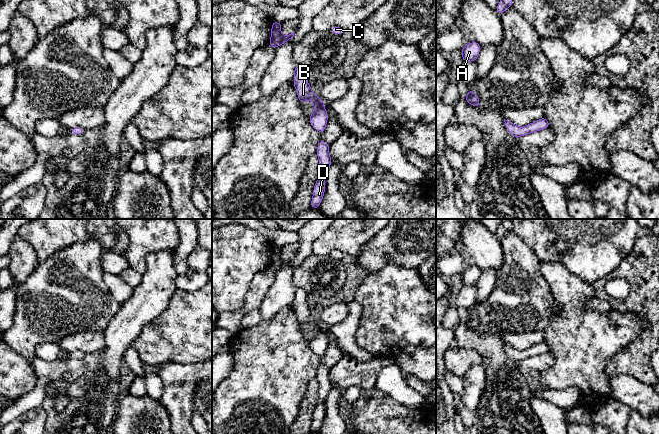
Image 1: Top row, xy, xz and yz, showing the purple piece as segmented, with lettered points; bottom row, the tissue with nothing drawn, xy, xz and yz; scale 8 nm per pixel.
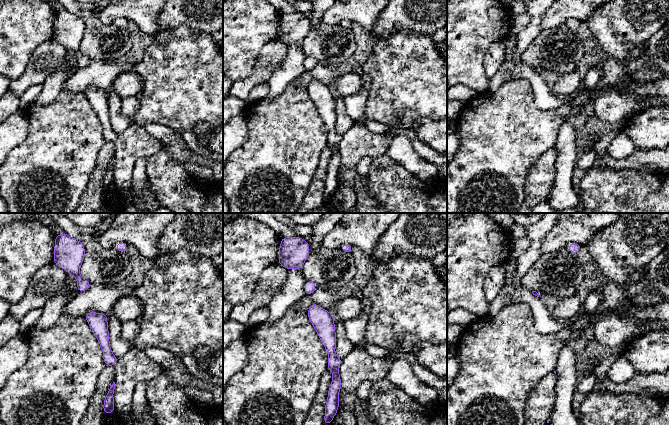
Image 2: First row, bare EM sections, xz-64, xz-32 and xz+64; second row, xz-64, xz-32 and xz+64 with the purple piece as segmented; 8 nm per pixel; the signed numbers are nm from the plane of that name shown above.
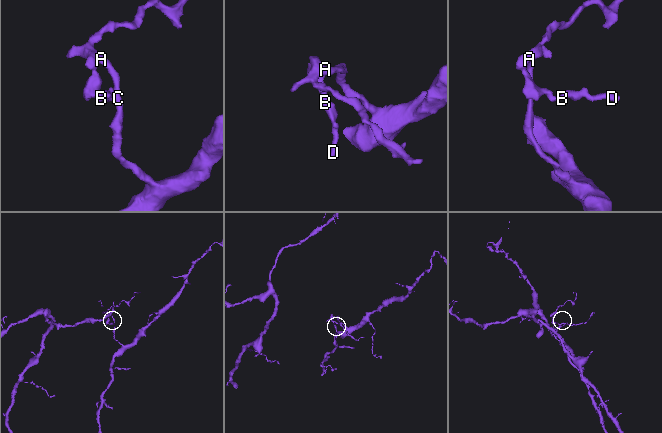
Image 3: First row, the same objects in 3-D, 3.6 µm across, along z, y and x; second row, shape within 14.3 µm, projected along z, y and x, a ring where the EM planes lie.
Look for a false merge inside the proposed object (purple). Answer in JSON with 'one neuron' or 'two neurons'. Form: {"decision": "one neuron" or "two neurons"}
{"decision": "one neuron"}

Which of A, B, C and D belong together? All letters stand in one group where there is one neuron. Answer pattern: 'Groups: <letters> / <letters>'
Groups: A B C D

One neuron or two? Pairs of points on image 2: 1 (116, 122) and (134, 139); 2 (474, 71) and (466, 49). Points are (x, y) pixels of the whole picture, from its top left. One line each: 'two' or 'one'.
1: two
2: one

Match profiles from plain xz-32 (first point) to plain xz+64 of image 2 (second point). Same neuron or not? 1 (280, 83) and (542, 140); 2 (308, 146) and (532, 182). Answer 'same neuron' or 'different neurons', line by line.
1: different neurons
2: different neurons

